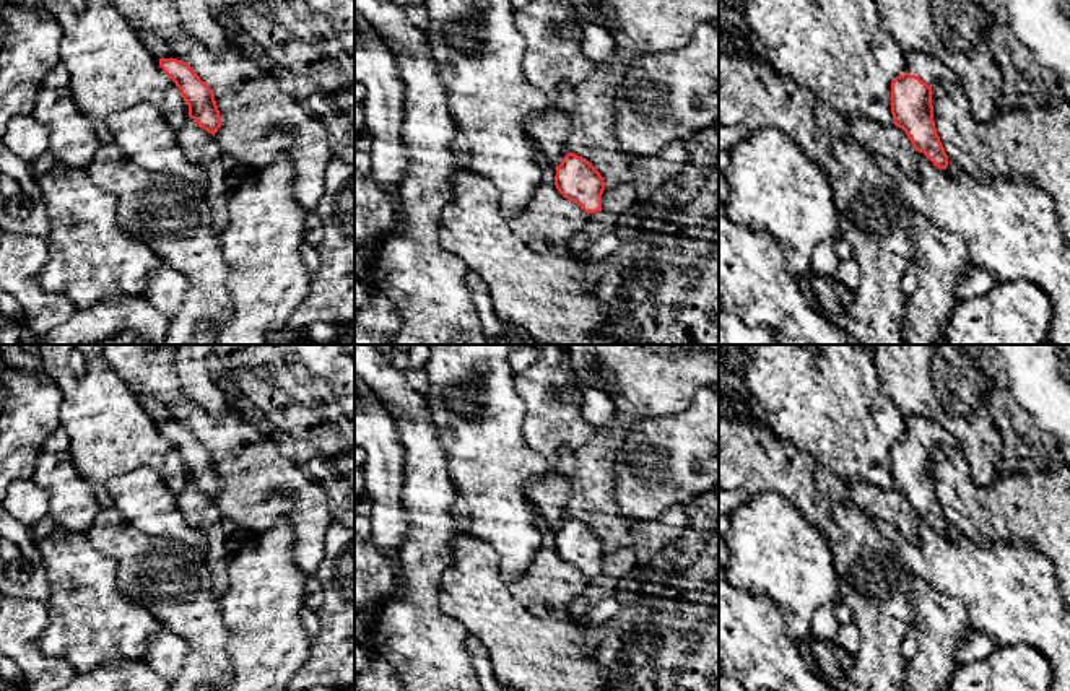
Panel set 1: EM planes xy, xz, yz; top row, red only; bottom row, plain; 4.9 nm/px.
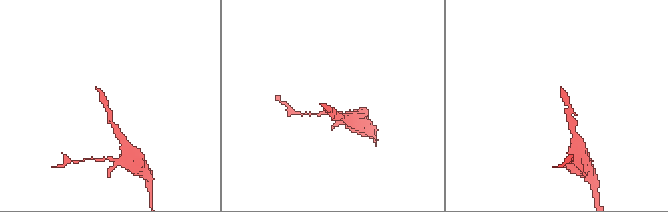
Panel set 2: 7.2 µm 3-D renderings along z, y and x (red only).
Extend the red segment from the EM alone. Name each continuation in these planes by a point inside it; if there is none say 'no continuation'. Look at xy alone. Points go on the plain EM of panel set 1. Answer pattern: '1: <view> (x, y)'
1: xy (160, 412)

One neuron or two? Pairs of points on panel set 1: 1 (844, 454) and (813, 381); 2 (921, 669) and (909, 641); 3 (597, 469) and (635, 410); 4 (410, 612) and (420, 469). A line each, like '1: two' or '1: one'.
1: one
2: two
3: one
4: one

